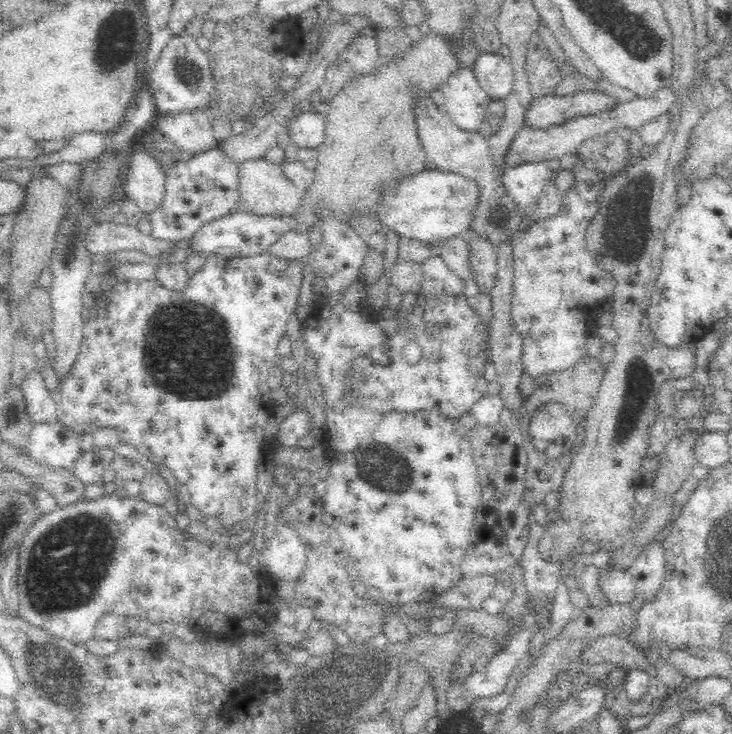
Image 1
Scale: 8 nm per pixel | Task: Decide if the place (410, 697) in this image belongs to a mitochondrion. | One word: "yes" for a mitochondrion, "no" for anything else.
no

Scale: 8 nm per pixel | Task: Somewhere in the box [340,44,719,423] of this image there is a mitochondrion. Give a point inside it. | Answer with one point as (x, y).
(636, 378)

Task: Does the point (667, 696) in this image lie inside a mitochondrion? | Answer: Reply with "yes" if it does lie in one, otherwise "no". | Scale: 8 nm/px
no

